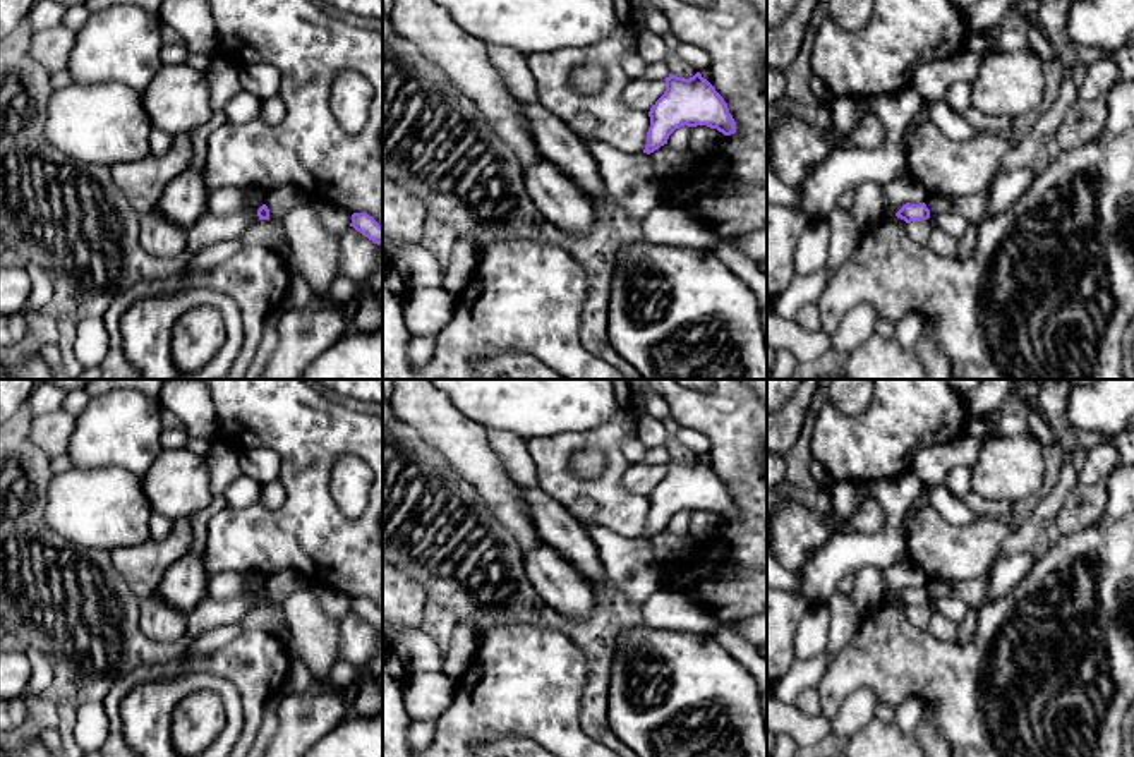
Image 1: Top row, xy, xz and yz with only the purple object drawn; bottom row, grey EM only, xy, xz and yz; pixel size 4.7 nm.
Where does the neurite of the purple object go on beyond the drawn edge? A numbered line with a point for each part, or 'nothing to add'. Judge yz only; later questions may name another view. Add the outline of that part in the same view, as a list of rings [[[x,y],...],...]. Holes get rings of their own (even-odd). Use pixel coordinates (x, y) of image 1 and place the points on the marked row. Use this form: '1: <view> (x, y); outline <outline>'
nothing to add

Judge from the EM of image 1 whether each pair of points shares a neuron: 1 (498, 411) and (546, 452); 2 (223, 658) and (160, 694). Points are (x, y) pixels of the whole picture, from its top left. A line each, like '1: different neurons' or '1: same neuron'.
1: different neurons
2: different neurons

